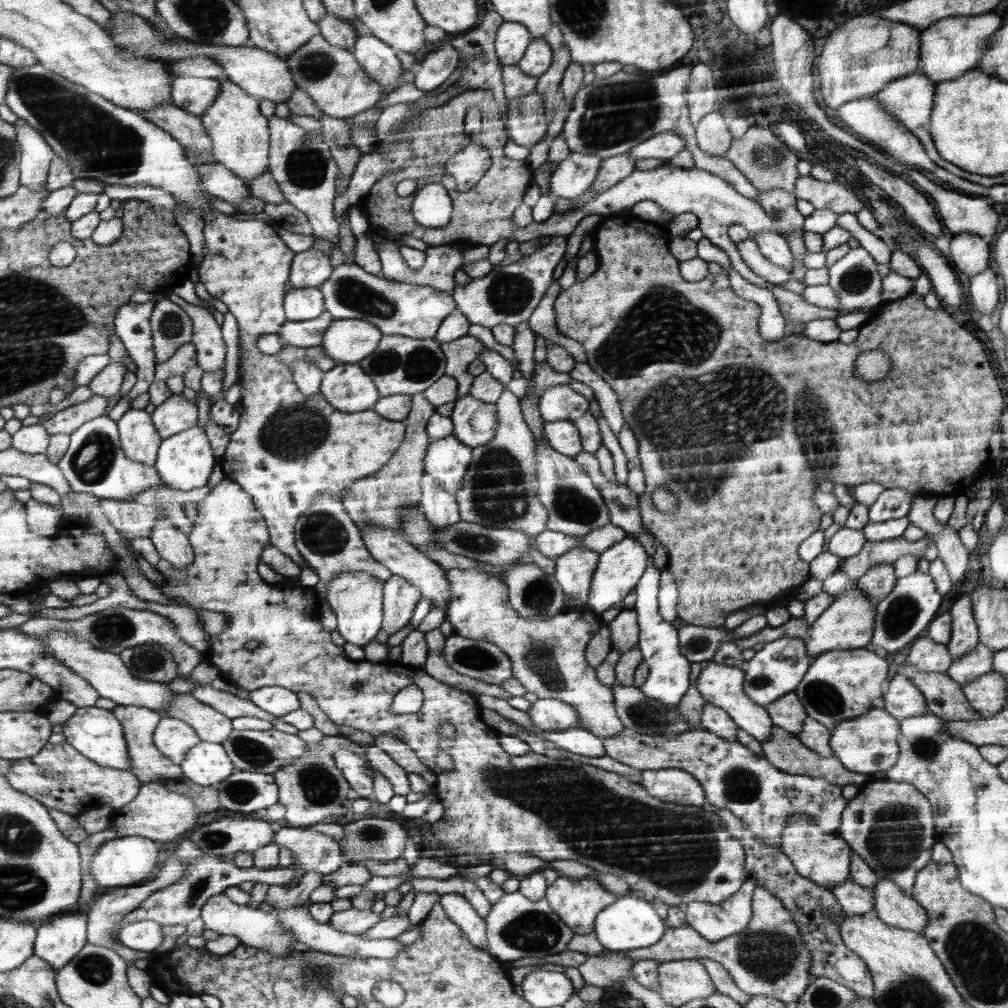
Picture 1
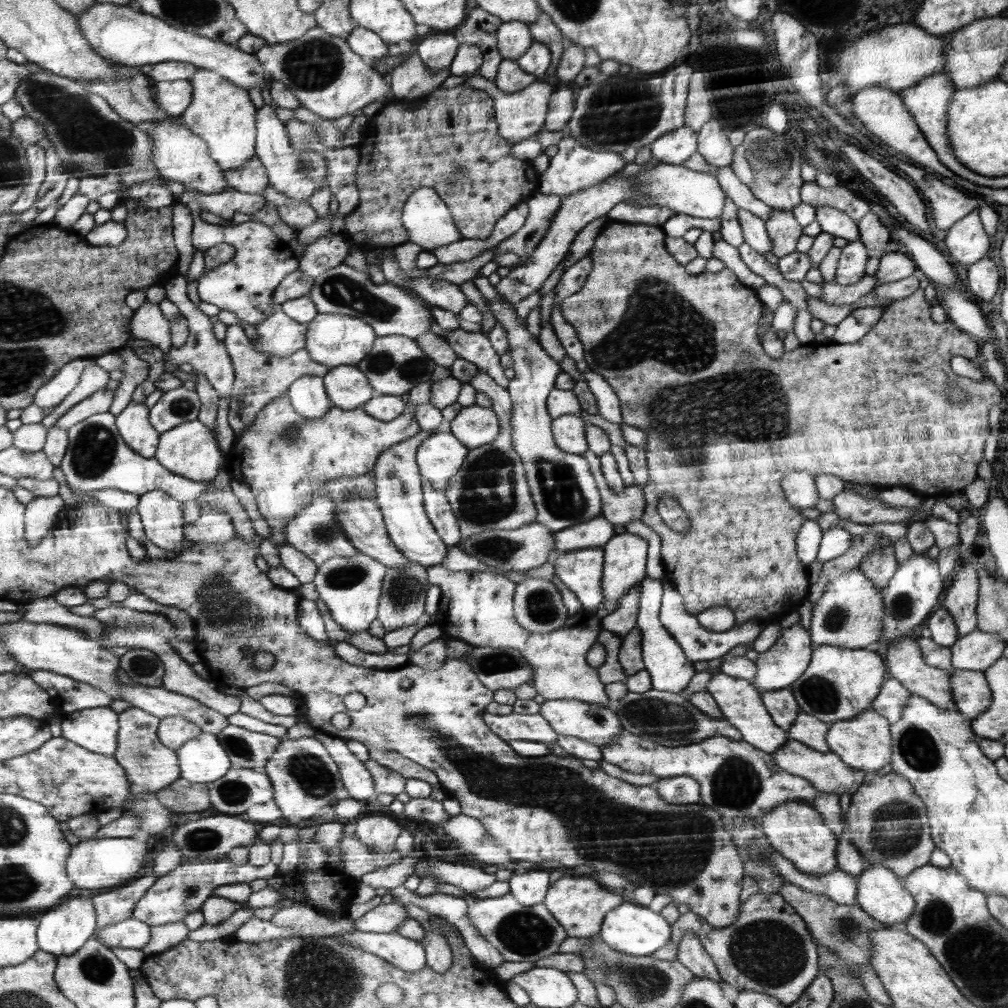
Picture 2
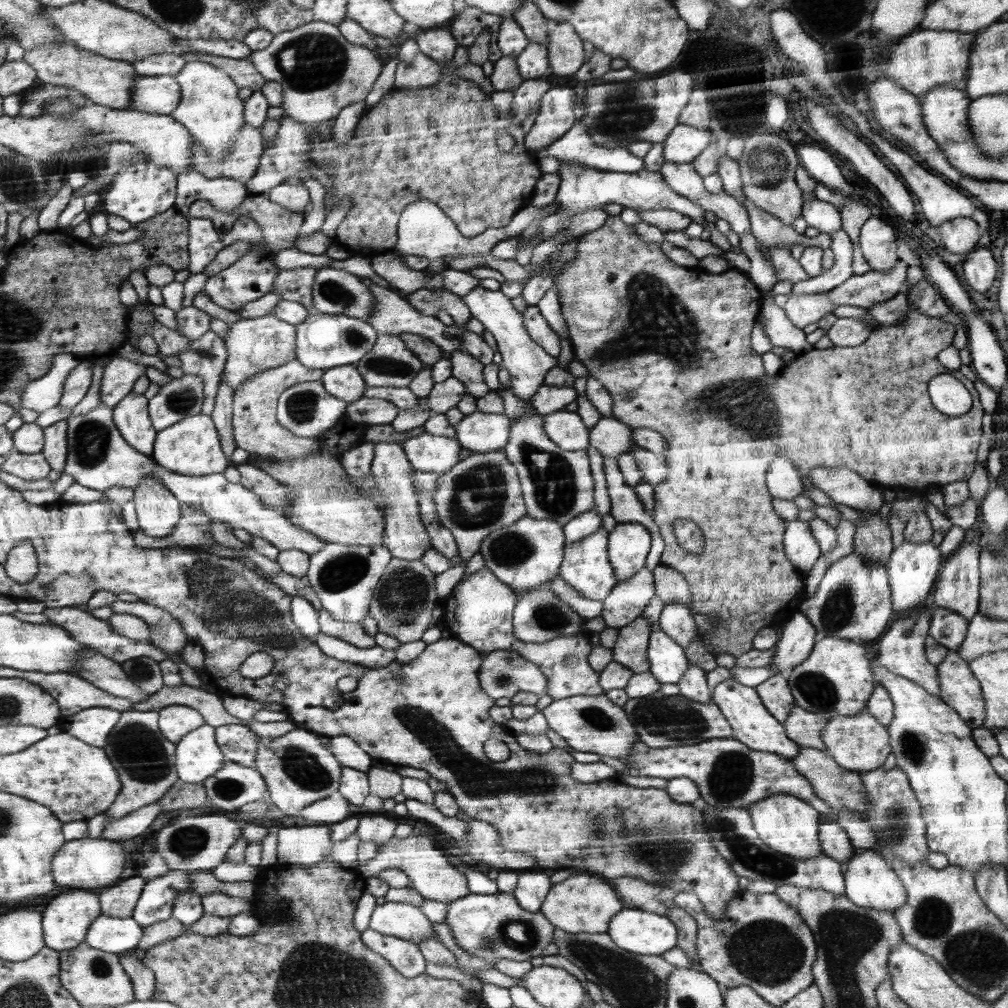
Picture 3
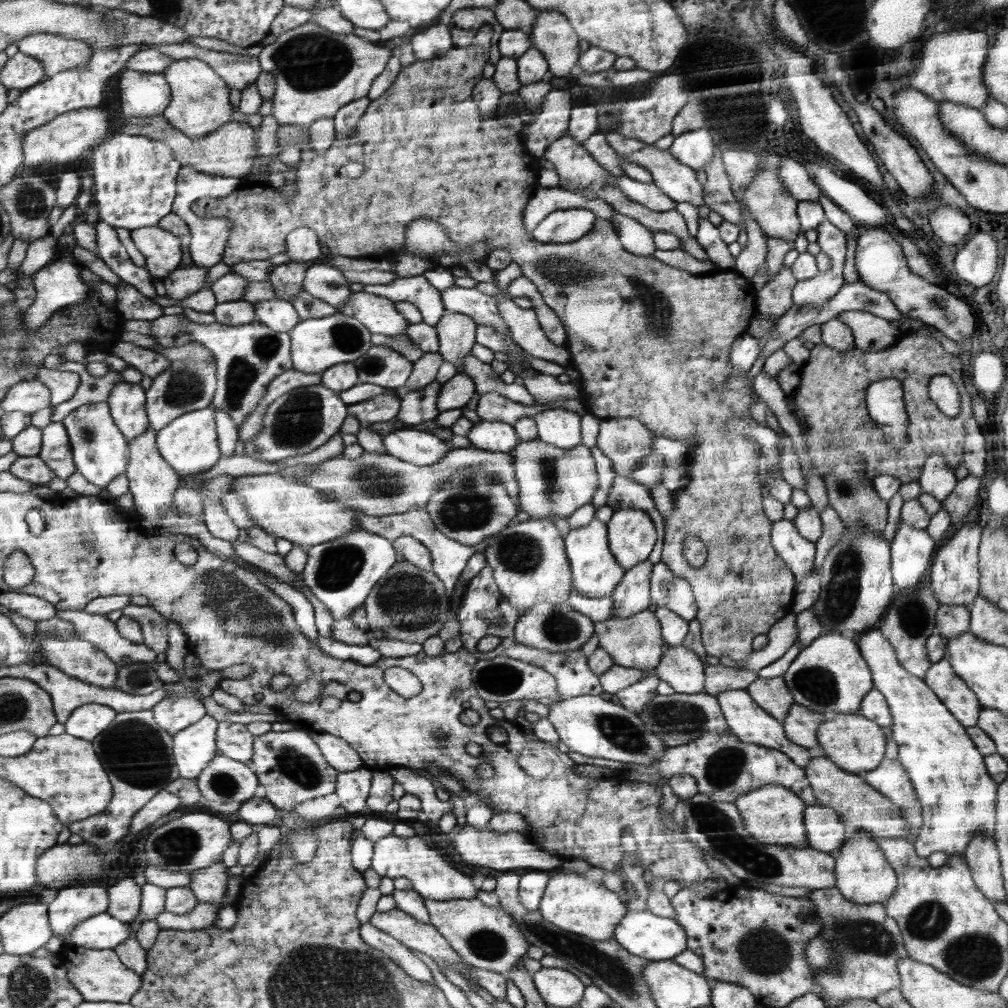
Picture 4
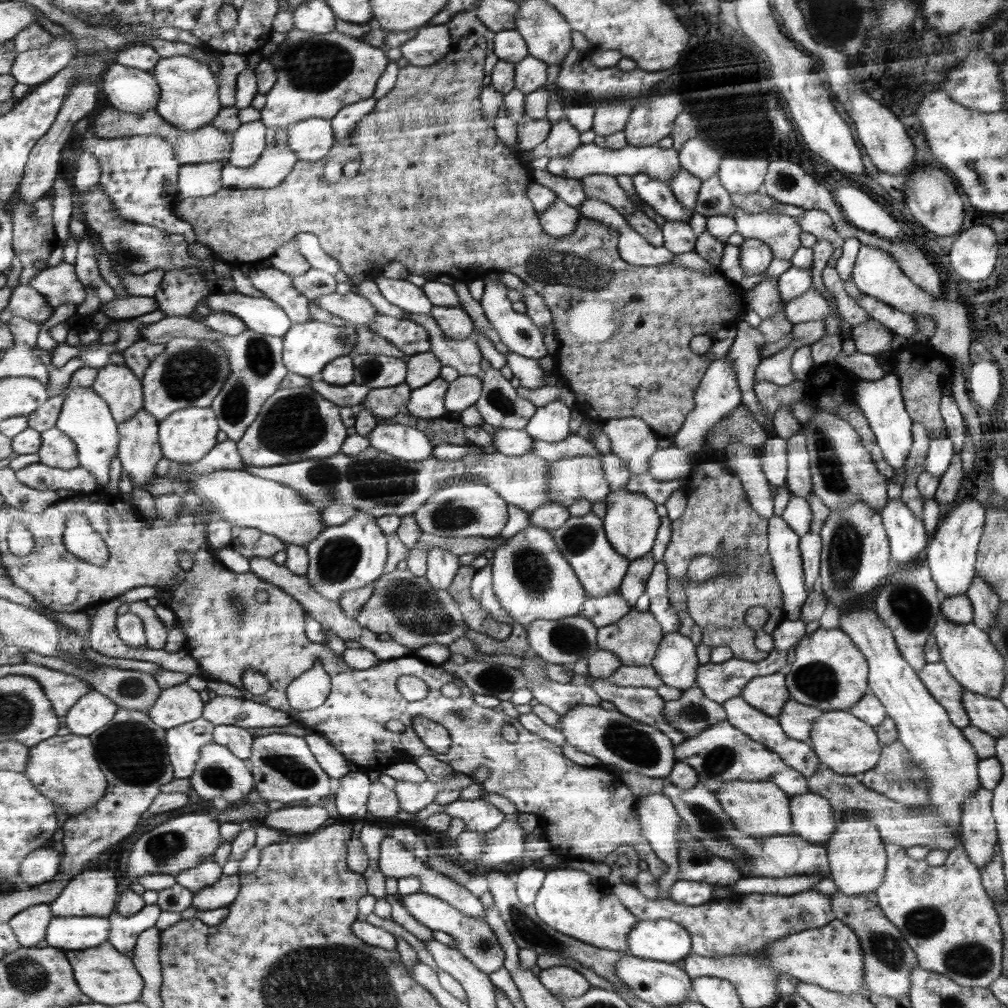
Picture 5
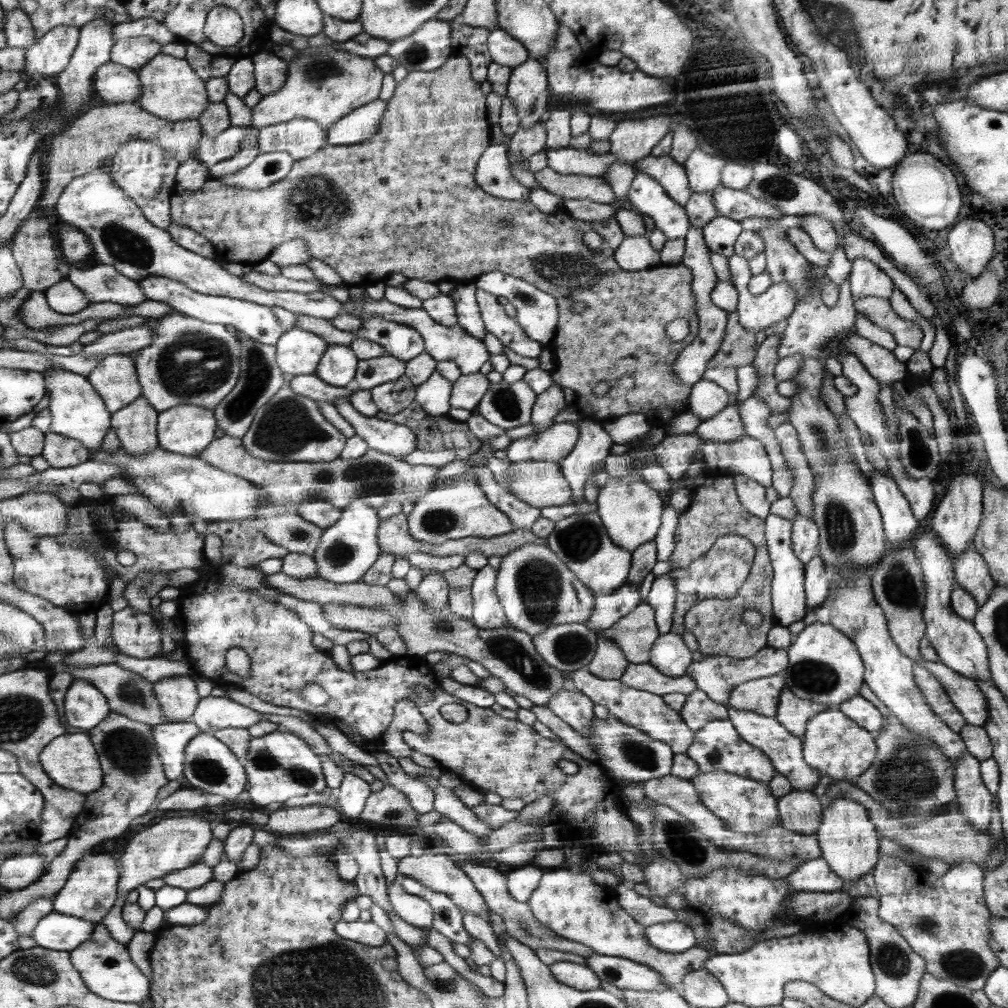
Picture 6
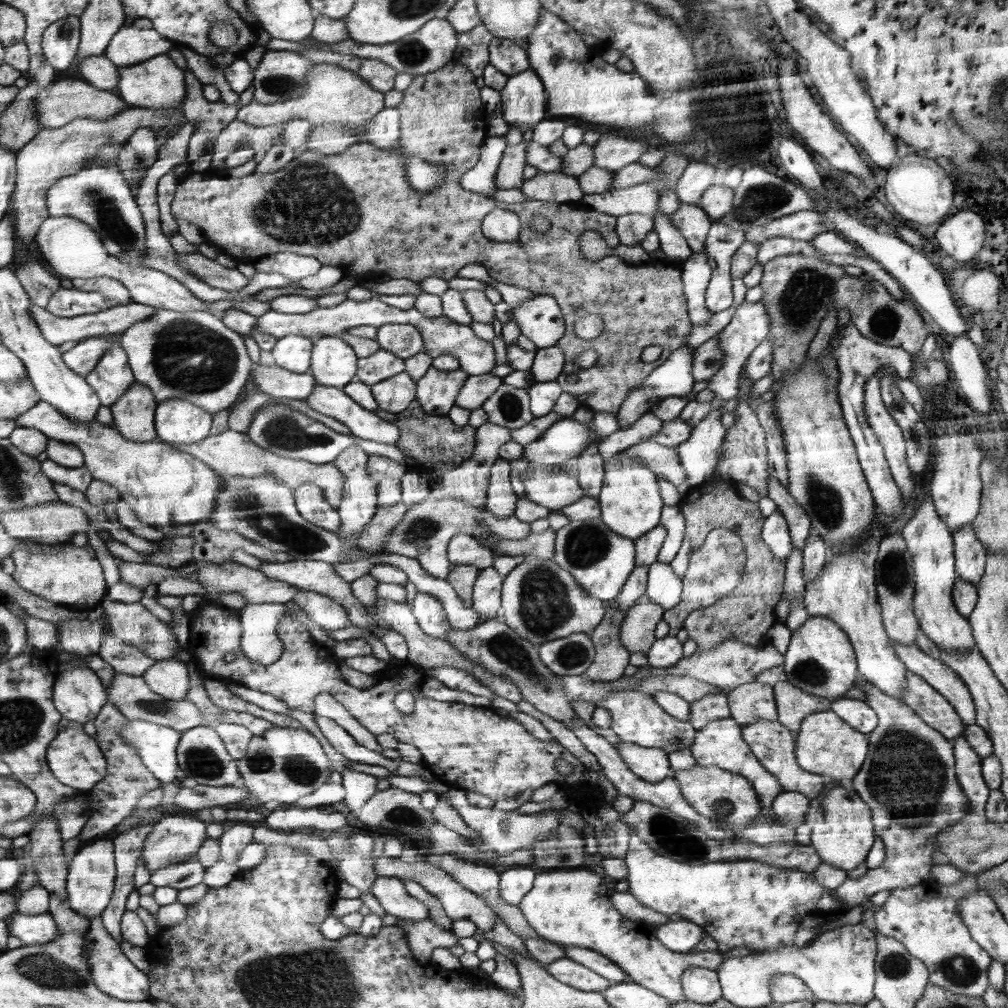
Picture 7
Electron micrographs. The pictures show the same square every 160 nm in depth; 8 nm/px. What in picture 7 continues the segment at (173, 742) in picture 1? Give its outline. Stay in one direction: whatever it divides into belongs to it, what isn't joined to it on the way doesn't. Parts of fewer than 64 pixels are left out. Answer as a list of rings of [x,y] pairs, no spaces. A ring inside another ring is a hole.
[[[176,658],[157,660],[141,675],[152,692],[160,694],[167,700],[176,702],[186,700],[189,690],[186,661],[179,661]]]

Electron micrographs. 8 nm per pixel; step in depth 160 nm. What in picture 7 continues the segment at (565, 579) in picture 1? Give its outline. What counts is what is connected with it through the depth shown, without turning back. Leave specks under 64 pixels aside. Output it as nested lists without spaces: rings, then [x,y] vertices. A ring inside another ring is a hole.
[[[601,517],[571,520],[564,528],[556,530],[553,562],[556,562],[562,570],[570,572],[586,592],[604,602],[613,601],[618,594],[621,594],[625,583],[629,581],[630,574],[637,567],[636,556],[636,543],[631,538],[616,534],[605,522],[602,522]]]

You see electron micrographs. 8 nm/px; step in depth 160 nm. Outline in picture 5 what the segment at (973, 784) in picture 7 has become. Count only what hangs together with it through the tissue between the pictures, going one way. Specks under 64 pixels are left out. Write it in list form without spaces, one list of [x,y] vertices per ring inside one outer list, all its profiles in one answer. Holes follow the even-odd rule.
[[[981,788],[974,797],[964,802],[961,838],[969,858],[981,870],[994,860],[996,852],[997,827],[992,813],[993,792]]]

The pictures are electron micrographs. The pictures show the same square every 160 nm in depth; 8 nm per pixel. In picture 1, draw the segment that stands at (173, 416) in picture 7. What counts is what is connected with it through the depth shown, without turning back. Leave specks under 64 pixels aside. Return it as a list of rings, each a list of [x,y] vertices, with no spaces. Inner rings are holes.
[[[196,425],[162,440],[155,464],[166,486],[171,489],[192,490],[207,485],[217,459],[205,429]]]

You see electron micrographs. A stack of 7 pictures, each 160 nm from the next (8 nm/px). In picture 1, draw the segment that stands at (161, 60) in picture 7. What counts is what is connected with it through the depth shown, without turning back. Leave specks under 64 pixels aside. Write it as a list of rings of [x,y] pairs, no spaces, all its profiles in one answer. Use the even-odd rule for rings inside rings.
[[[220,79],[218,96],[200,116],[202,127],[212,141],[212,157],[244,180],[270,172],[271,126],[269,119],[260,113],[260,102],[262,98],[247,94],[236,83]]]

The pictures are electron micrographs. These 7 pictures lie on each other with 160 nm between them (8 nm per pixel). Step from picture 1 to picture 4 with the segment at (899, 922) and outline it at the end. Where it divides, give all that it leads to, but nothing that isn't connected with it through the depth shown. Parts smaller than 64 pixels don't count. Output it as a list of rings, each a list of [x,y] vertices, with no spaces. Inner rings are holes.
[[[854,833],[834,852],[835,887],[846,899],[855,903],[883,903],[896,893],[898,874],[885,858],[885,853],[868,833]]]

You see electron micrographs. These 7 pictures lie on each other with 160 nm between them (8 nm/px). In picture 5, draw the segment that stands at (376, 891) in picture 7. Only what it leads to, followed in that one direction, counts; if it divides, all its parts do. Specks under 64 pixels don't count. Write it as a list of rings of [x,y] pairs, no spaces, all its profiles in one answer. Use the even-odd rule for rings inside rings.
[[[418,891],[411,895],[401,896],[403,907],[420,924],[434,930],[442,930],[456,940],[456,949],[458,949],[474,966],[477,966],[482,972],[490,974],[504,964],[504,951],[494,934],[494,931],[488,926],[484,918],[474,918],[473,915],[465,914],[451,903],[446,902],[431,894]]]

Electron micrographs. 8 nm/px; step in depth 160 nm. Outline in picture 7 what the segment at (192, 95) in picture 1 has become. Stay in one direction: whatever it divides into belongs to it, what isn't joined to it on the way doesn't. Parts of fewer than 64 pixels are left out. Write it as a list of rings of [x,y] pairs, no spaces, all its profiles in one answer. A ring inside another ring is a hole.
[[[94,55],[81,62],[79,72],[81,78],[89,81],[96,88],[117,93],[120,82],[119,67],[107,55]]]

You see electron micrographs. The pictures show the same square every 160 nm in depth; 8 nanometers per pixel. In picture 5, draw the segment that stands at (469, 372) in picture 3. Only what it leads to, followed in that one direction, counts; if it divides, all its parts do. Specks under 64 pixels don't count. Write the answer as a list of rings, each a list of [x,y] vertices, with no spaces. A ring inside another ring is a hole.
[[[434,305],[431,315],[442,329],[442,332],[453,339],[463,339],[471,336],[475,327],[468,313],[460,307],[441,307]]]

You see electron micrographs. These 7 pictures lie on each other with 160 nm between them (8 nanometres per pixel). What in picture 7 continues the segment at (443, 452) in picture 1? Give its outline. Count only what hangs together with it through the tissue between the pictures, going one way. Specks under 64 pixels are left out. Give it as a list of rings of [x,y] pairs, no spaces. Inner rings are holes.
[[[316,385],[312,392],[305,398],[307,406],[342,421],[354,436],[367,441],[398,444],[400,427],[386,422],[375,411],[362,408],[342,388]]]

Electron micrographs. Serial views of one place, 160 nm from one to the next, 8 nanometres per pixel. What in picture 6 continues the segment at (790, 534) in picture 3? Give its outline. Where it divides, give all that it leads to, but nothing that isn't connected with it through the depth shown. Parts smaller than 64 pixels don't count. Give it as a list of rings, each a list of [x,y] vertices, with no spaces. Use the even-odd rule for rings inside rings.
[[[769,514],[765,518],[765,538],[768,542],[769,558],[773,568],[771,604],[774,608],[774,616],[778,618],[778,625],[784,627],[803,620],[808,609],[805,606],[805,565],[794,555],[791,532],[791,520],[775,514]]]

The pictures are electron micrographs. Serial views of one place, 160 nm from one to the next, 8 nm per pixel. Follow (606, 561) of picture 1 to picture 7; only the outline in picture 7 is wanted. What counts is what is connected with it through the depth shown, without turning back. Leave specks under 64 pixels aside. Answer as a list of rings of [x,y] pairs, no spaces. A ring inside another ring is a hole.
[[[616,453],[604,458],[603,485],[597,496],[601,506],[601,519],[616,534],[626,538],[640,538],[660,524],[664,502],[653,470],[637,456]]]

